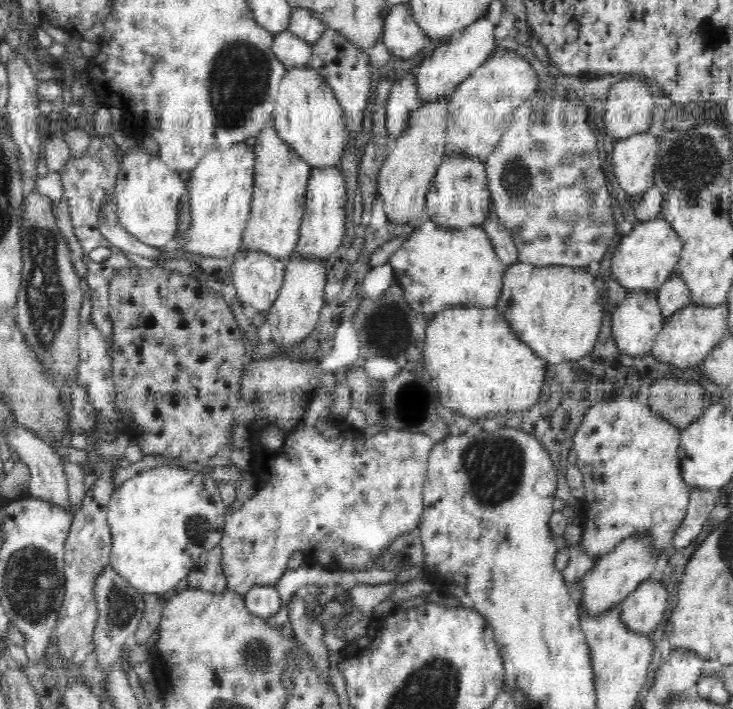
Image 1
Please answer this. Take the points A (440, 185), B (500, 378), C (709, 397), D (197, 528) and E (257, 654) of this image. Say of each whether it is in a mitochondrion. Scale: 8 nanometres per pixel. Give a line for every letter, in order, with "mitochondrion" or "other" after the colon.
A: other
B: other
C: other
D: mitochondrion
E: mitochondrion

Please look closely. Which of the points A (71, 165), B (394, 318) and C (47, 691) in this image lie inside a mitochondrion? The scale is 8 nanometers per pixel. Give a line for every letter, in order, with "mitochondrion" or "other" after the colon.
A: other
B: mitochondrion
C: other

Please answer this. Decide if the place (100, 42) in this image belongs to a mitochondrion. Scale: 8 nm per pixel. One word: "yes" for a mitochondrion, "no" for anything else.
no

